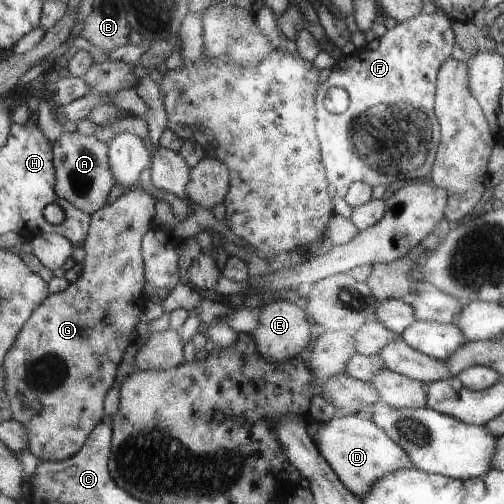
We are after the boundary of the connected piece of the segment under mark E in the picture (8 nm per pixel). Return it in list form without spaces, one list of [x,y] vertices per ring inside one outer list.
[[[282,297],[265,302],[263,307],[258,307],[258,310],[260,314],[258,314],[258,324],[254,330],[253,340],[264,358],[273,363],[280,363],[280,360],[292,358],[304,346],[308,346],[310,342],[308,322],[296,304]]]

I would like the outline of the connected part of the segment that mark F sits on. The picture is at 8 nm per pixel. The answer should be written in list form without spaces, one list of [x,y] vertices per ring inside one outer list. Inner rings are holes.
[[[440,11],[430,16],[416,14],[414,18],[388,29],[373,46],[356,49],[337,59],[317,96],[317,128],[318,138],[322,138],[322,162],[326,164],[326,174],[330,184],[336,187],[337,195],[344,197],[350,184],[356,181],[366,182],[372,187],[379,184],[388,187],[398,180],[426,180],[430,168],[433,168],[434,154],[437,154],[436,148],[441,139],[434,110],[437,74],[442,64],[449,60],[454,42],[457,42],[454,33]],[[332,86],[344,86],[348,90],[350,106],[342,114],[332,114],[324,106],[326,92]]]

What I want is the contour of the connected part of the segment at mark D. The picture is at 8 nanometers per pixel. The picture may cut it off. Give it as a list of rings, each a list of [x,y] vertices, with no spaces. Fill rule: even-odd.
[[[356,413],[342,417],[335,415],[326,422],[311,421],[309,425],[316,425],[313,441],[322,458],[333,467],[345,487],[358,498],[368,494],[370,486],[378,482],[384,474],[404,467],[412,468],[406,452],[367,416]]]

